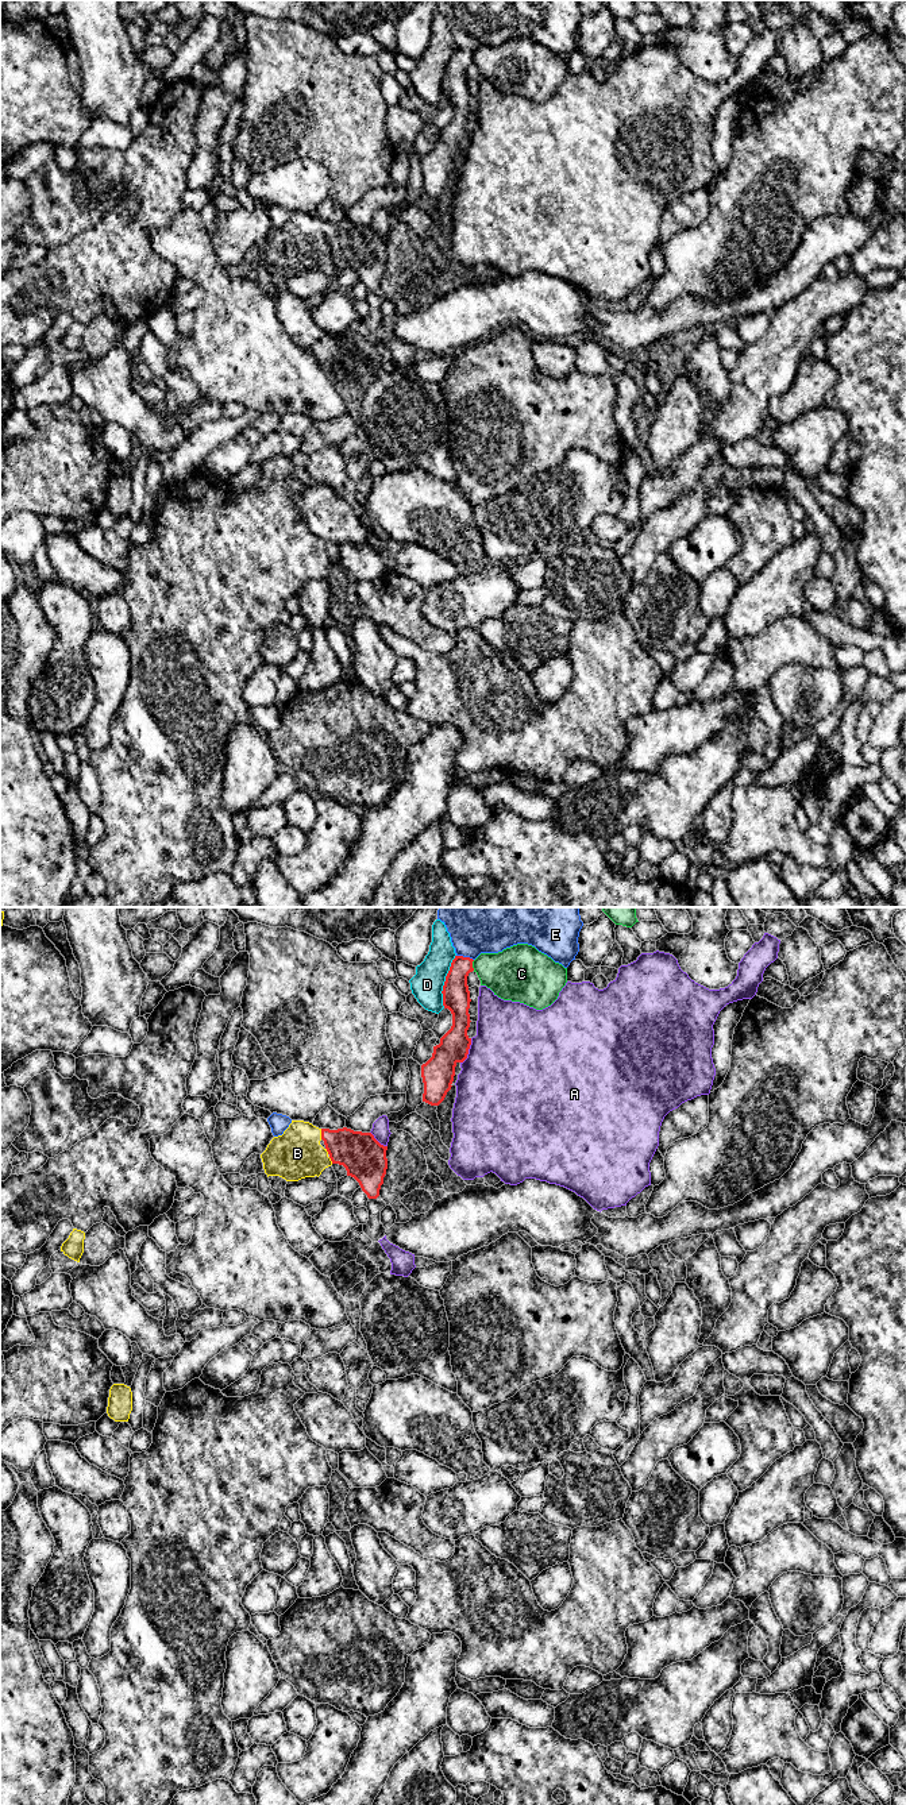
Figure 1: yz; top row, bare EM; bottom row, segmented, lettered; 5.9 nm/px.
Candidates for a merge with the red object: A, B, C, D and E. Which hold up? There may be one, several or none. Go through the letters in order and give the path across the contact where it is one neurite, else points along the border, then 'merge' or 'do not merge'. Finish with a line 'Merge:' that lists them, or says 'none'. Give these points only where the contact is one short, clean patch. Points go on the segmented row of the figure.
A: do not merge
B: across yz (358, 1152), (322, 1134), (297, 1153) | merge
C: do not merge
D: do not merge
E: do not merge
Merge: B

